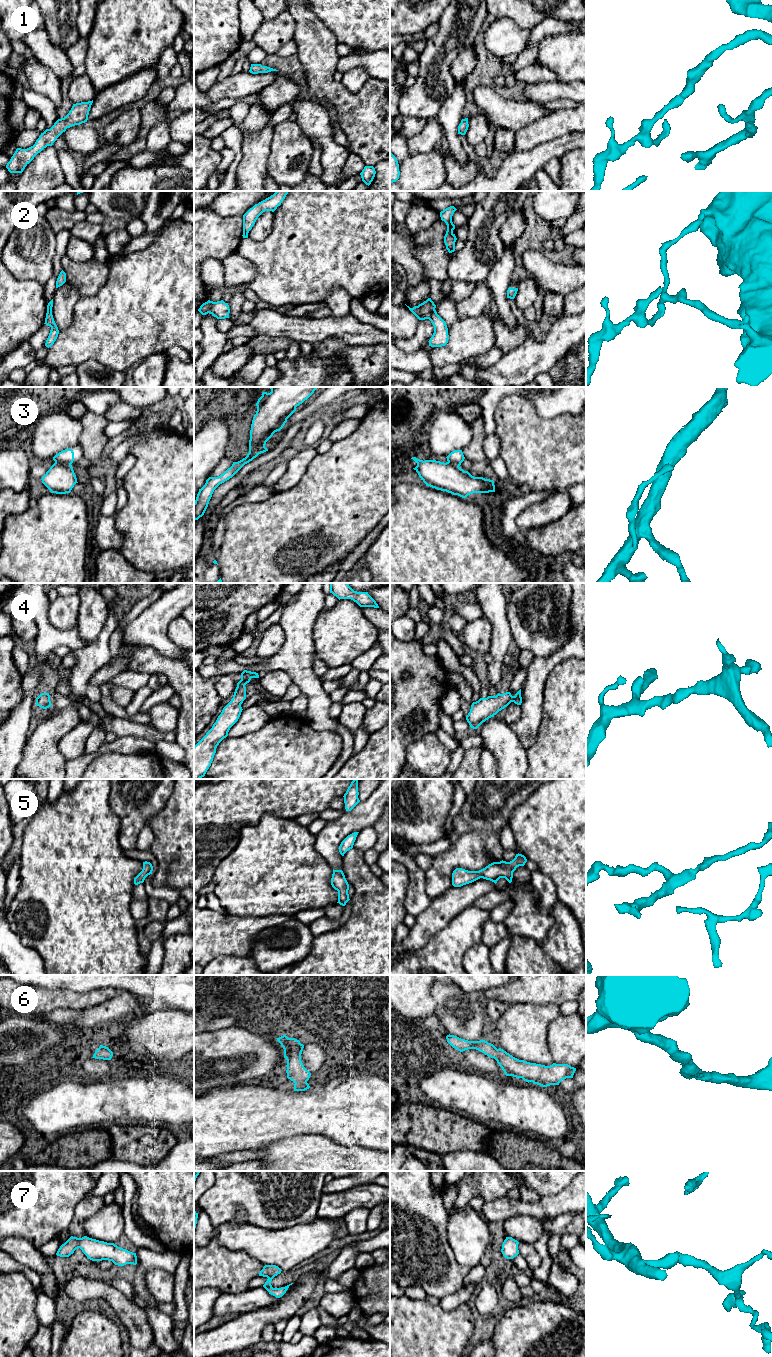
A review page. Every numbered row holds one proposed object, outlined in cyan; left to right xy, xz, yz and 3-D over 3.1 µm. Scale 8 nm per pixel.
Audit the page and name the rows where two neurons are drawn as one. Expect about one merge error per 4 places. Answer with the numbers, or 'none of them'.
2

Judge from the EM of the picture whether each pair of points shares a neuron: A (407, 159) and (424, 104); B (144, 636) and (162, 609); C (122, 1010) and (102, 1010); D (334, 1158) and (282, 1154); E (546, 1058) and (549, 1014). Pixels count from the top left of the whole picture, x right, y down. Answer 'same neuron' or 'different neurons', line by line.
A: different neurons
B: same neuron
C: same neuron
D: same neuron
E: same neuron

